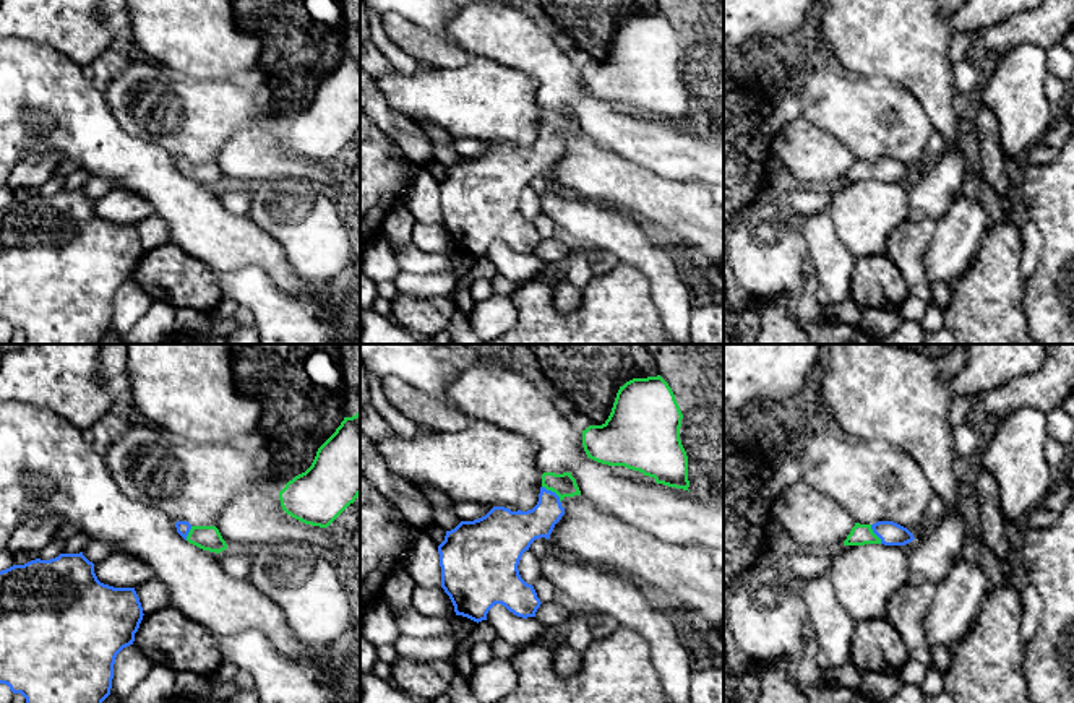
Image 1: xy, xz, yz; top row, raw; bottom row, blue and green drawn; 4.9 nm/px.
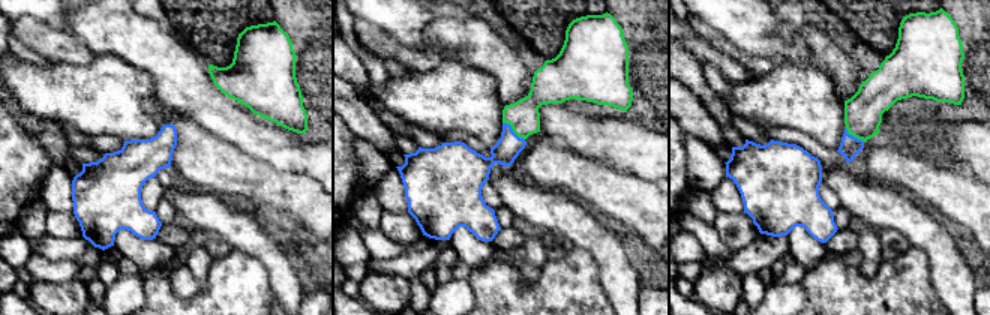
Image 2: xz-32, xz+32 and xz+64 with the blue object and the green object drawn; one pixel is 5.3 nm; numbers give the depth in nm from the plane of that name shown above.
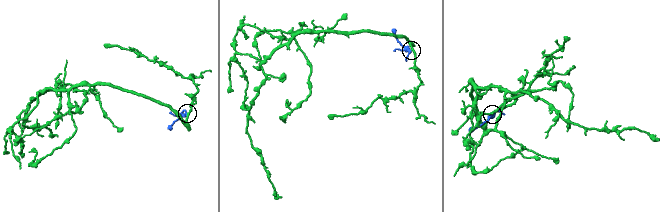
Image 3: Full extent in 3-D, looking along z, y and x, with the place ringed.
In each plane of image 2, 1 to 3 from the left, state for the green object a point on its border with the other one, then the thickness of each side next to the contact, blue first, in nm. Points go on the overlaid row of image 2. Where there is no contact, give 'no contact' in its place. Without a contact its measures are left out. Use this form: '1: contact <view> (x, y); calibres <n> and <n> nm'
1: no contact
2: contact xz+32 (512, 131); calibres 140 and 170 nm
3: contact xz+64 (854, 137); calibres 110 and 200 nm

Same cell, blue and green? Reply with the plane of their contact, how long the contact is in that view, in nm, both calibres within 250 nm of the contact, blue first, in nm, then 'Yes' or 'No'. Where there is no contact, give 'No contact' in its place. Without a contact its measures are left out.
Touches blue in xz. Shared border 130 nm. Thickness 180 nm (blue) against 110 nm. Yes

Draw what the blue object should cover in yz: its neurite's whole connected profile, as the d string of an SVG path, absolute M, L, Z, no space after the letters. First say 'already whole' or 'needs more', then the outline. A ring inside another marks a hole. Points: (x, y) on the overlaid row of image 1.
needs more; M878 521L874 524L855 523L850 534L844 541L844 546L865 546L865 544L884 544L884 546L905 546L912 542L913 534L894 523L894 521Z

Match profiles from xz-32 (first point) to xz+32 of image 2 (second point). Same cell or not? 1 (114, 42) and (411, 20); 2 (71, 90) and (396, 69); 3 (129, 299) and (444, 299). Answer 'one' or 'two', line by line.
1: two
2: two
3: one

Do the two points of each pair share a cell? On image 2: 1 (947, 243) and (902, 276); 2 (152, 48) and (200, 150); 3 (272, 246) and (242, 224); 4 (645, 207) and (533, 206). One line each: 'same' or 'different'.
1: different
2: different
3: same
4: different

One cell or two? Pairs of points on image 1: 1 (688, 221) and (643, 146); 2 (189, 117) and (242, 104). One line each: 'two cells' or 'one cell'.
1: two cells
2: one cell

